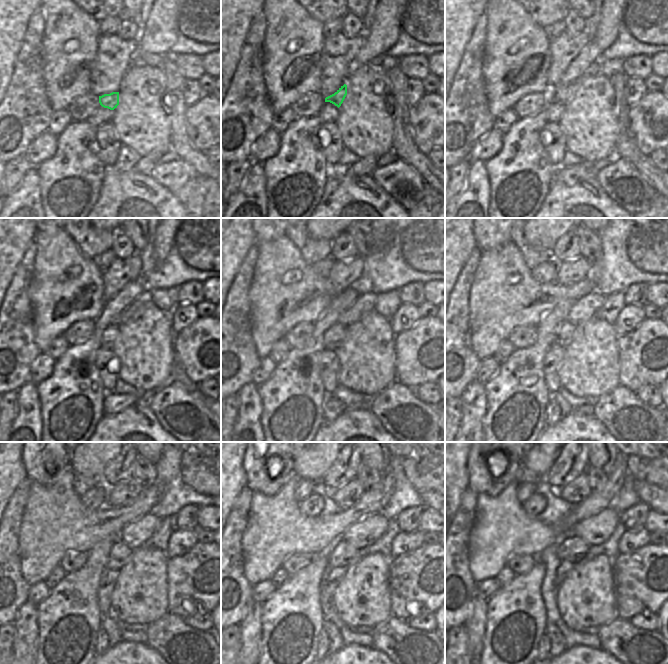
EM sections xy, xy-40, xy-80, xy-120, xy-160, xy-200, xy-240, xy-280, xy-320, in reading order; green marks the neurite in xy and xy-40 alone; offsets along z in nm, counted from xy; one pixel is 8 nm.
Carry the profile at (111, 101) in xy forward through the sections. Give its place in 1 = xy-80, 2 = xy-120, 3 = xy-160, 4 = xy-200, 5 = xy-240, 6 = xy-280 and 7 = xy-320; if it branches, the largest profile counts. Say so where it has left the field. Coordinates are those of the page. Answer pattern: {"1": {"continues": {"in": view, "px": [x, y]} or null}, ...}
{"1": {"continues": {"in": "xy-80", "px": [562, 95]}}, "2": {"continues": {"in": "xy-120", "px": [146, 295]}}, "3": {"continues": {"in": "xy-160", "px": [366, 301]}}, "4": {"continues": {"in": "xy-200", "px": [583, 309]}}, "5": {"continues": {"in": "xy-240", "px": [135, 534]}}, "6": {"continues": {"in": "xy-280", "px": [365, 532]}}, "7": {"continues": {"in": "xy-320", "px": [596, 529]}}}

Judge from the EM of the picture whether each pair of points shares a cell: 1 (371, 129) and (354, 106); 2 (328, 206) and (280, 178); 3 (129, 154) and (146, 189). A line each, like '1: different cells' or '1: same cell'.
1: same cell
2: different cells
3: different cells

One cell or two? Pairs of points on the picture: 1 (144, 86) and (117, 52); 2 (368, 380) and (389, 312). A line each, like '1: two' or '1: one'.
1: two
2: two

